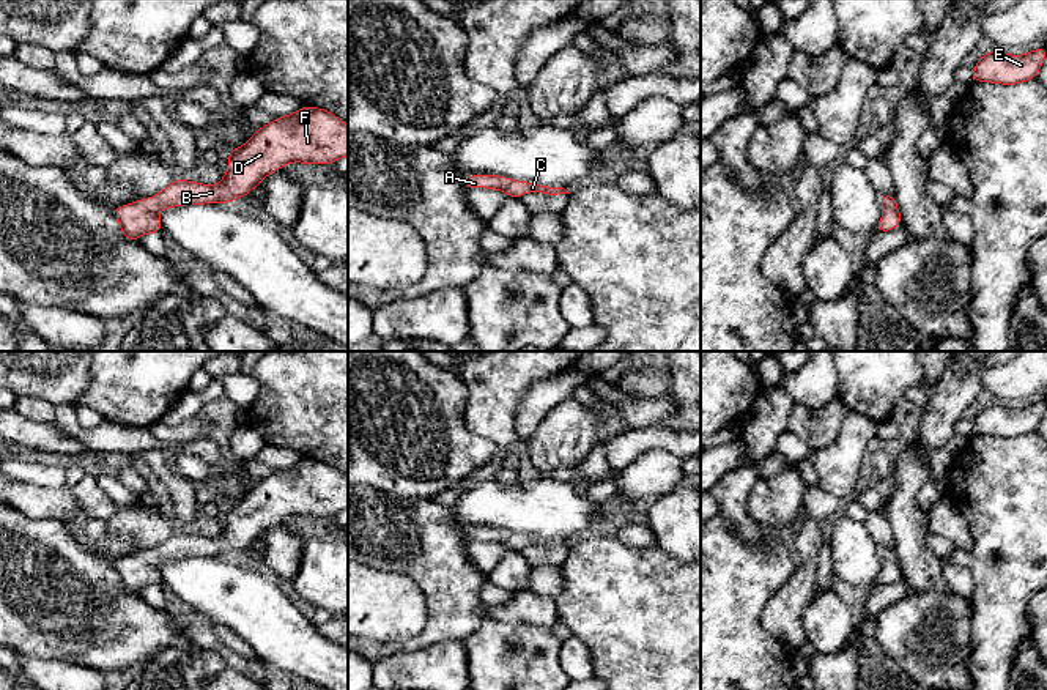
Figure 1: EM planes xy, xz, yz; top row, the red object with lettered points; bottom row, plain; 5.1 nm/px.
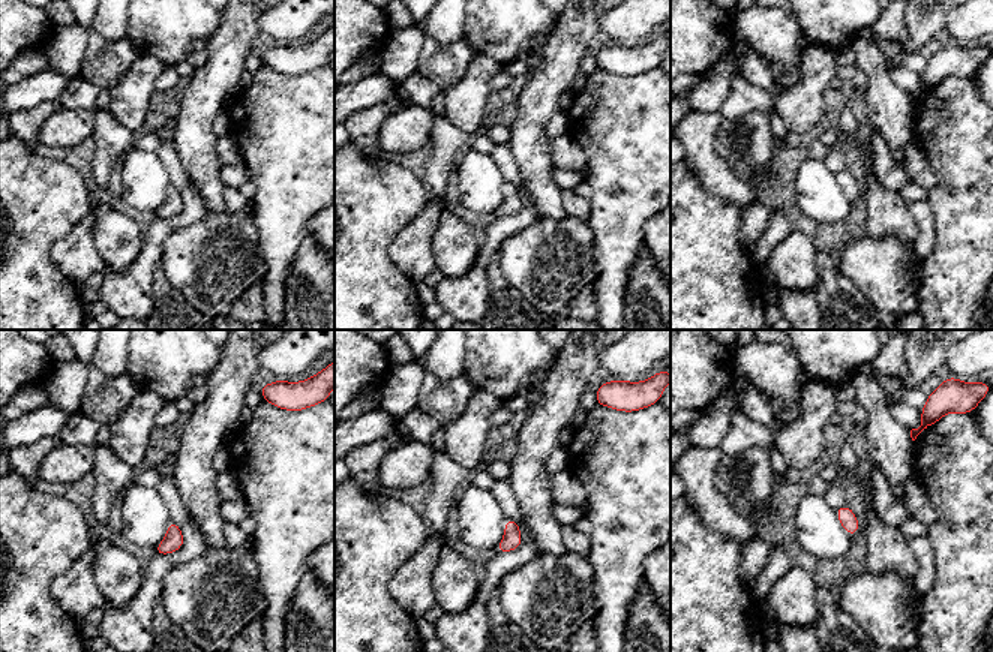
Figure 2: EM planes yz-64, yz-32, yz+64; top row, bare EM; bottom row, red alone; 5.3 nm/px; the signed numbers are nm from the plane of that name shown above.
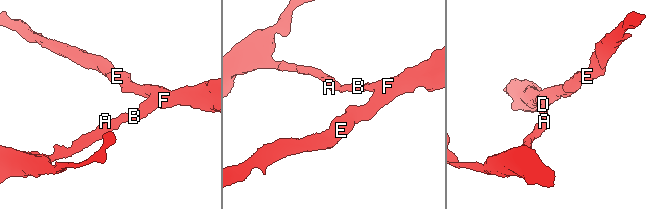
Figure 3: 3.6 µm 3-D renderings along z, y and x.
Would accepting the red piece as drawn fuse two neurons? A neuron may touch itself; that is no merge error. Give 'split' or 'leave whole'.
leave whole

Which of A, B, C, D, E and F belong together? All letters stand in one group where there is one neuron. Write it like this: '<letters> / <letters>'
A B C D E F

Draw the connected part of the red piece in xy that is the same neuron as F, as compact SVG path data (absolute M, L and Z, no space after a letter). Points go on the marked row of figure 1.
M302 106L291 115L279 117L260 126L244 145L228 151L228 169L217 186L178 178L154 197L117 206L113 210L115 217L118 219L123 236L129 241L139 241L145 233L162 233L159 213L165 208L230 203L247 197L255 186L263 184L269 173L280 170L287 164L331 165L343 156L348 156L348 124L326 109Z

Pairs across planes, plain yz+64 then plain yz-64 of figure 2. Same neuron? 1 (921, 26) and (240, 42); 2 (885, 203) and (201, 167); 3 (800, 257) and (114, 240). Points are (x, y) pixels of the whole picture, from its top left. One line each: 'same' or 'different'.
1: same
2: same
3: same

